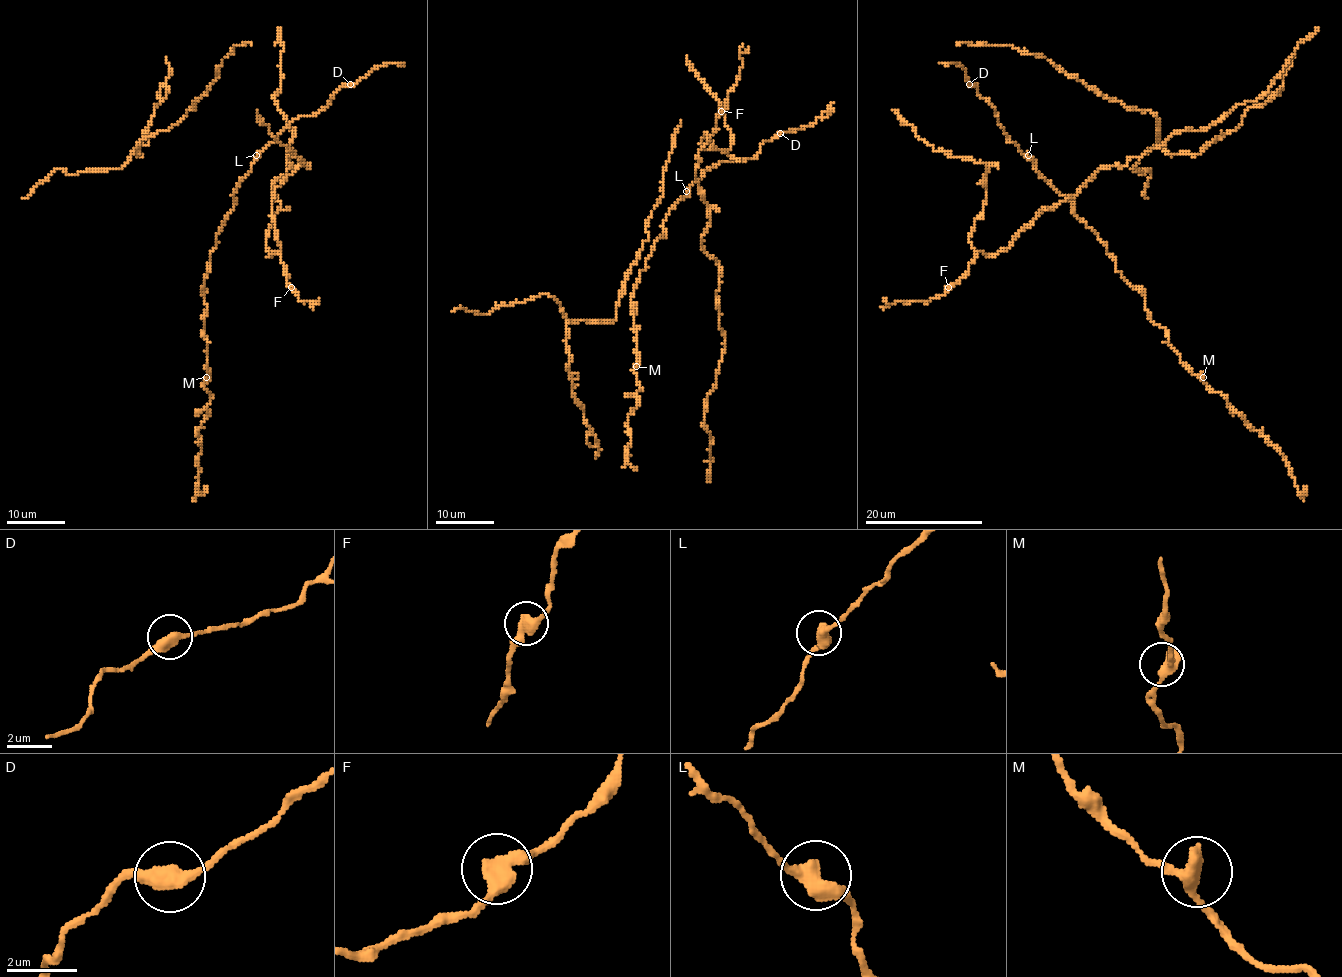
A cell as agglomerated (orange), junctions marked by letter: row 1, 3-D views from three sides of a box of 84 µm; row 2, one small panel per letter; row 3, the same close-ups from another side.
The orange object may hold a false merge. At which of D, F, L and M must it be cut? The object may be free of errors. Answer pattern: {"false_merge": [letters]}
{"false_merge": []}

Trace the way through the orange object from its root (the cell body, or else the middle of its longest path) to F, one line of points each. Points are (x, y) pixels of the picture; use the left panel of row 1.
F: (303, 162), (275, 189), (271, 206), (286, 281), (292, 287)

